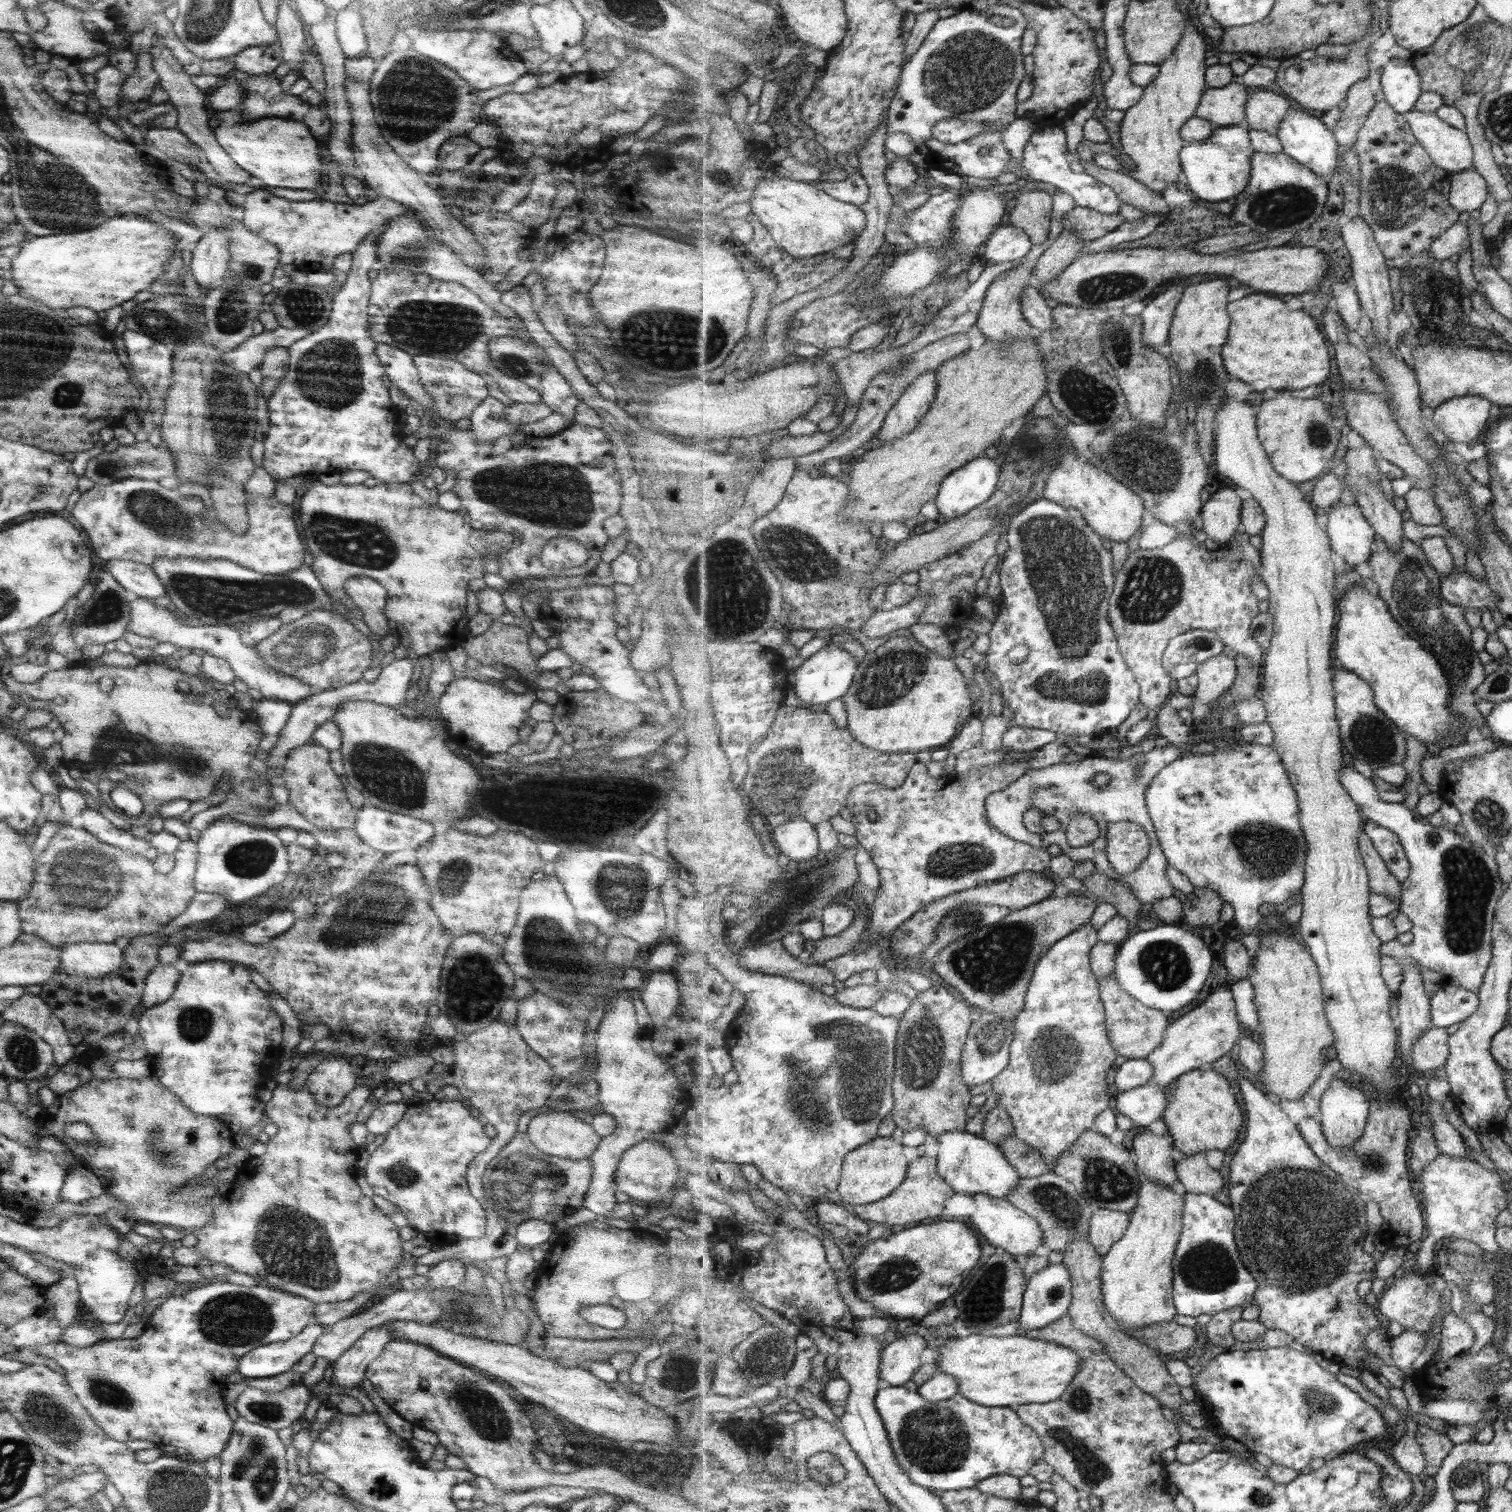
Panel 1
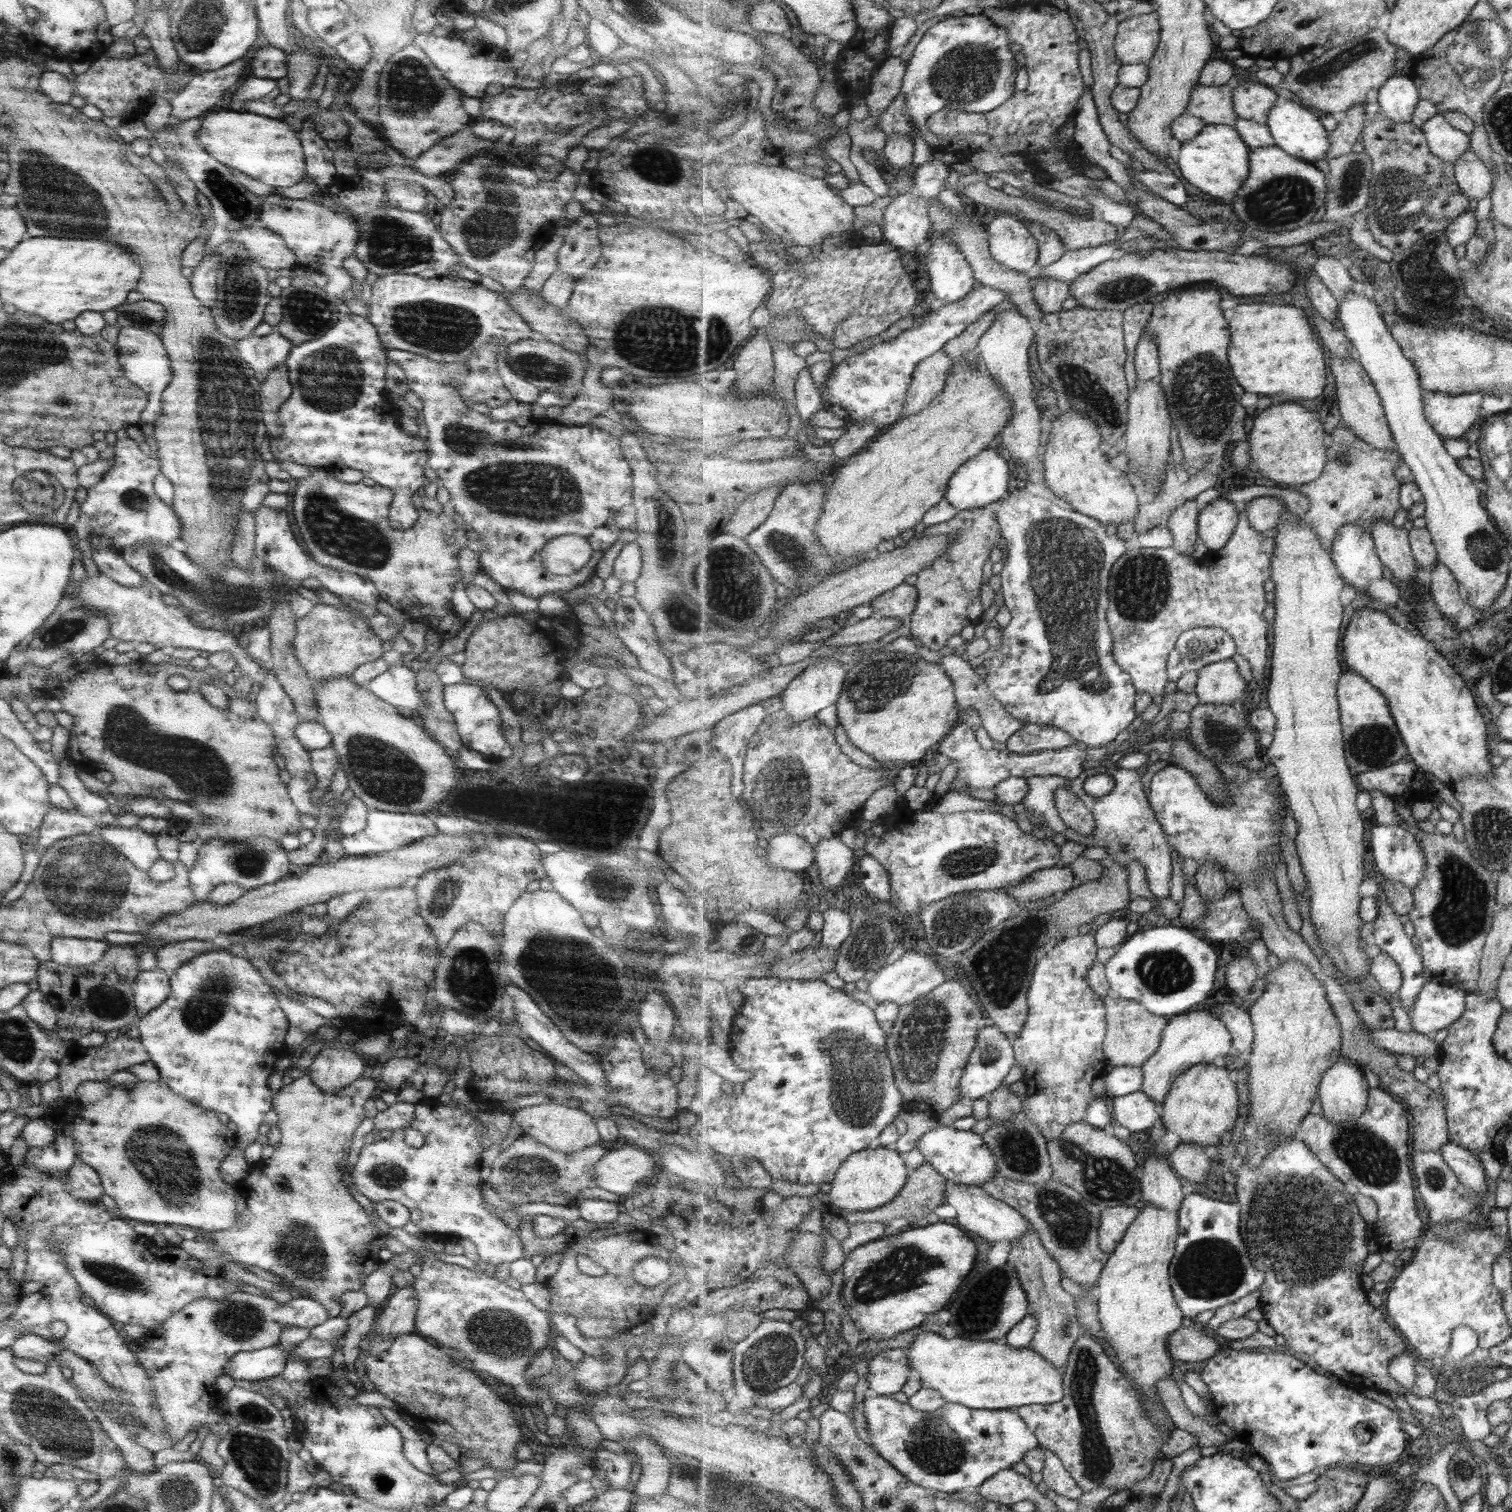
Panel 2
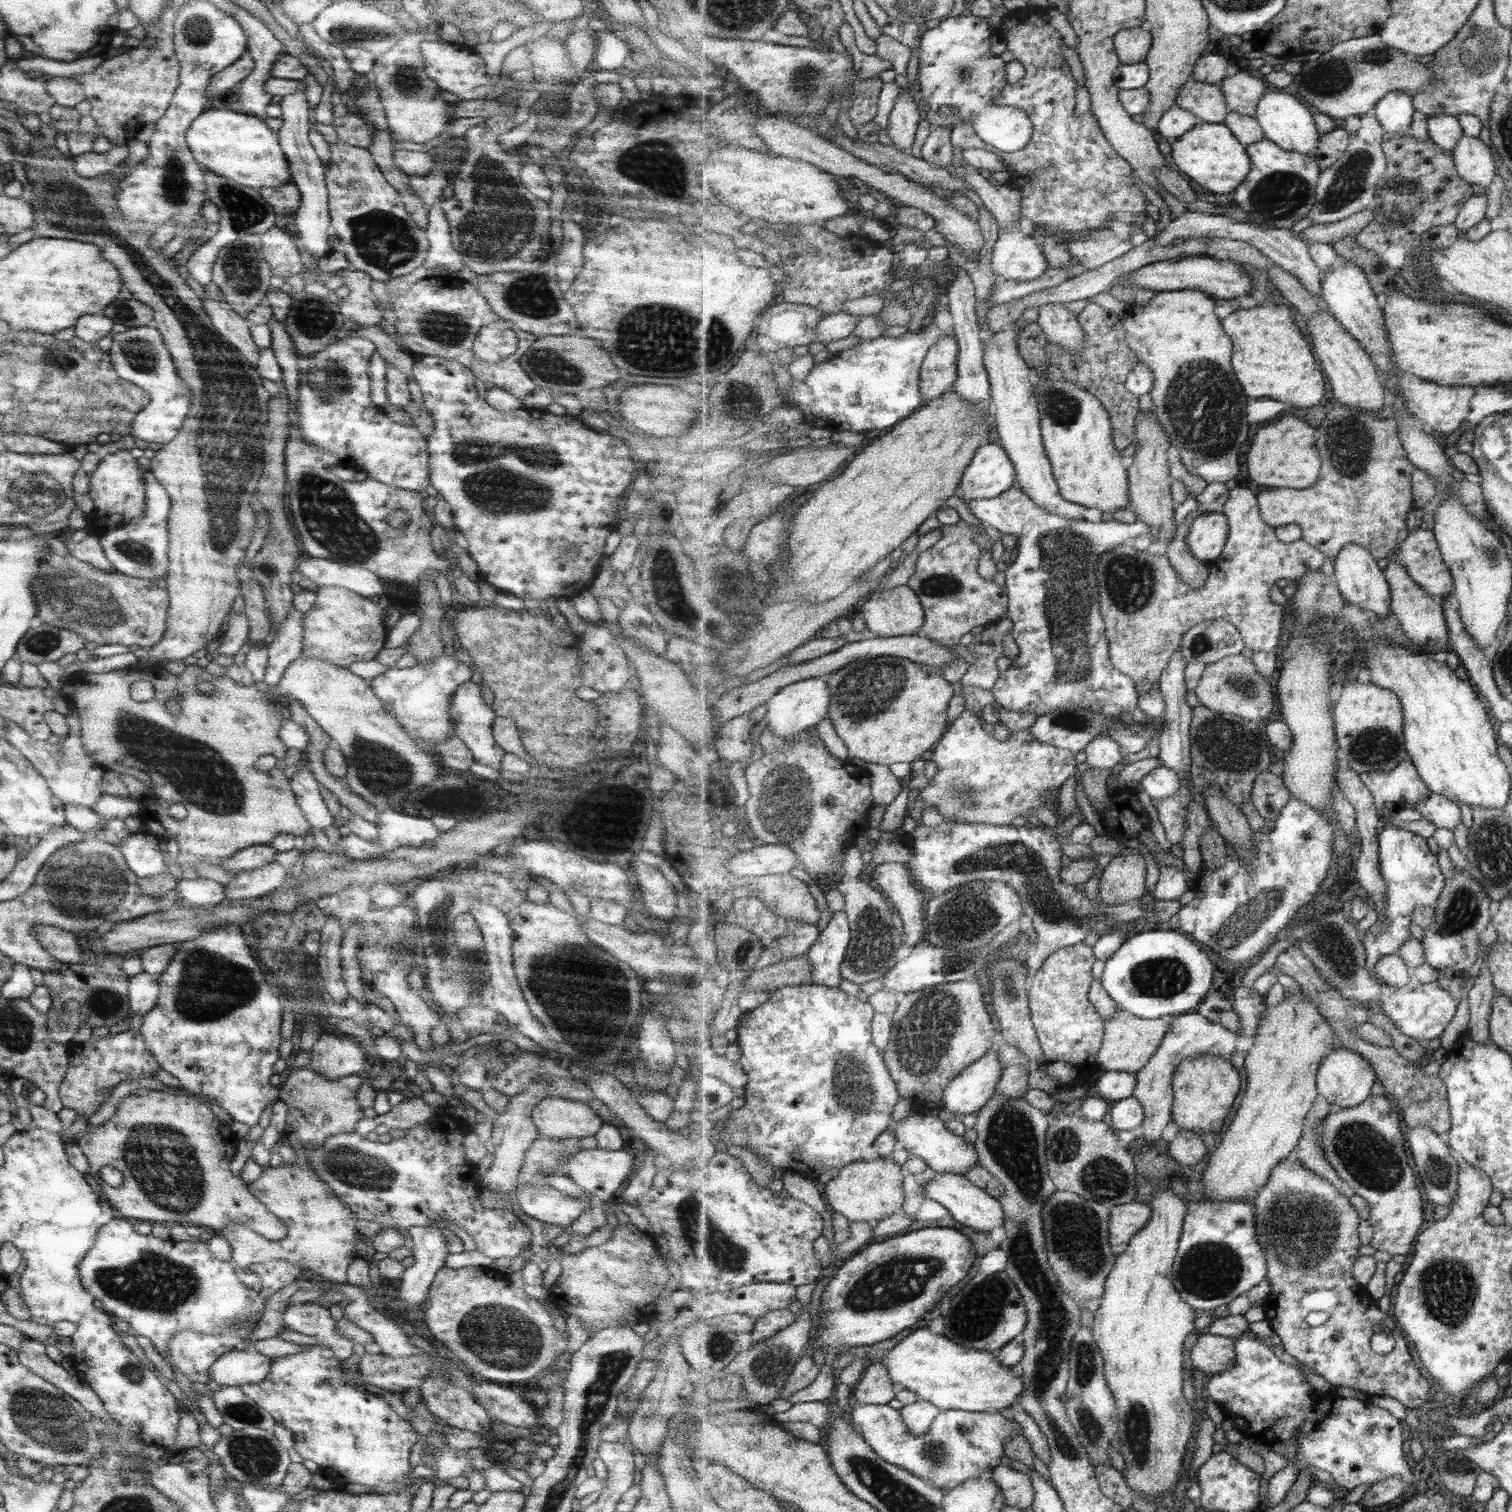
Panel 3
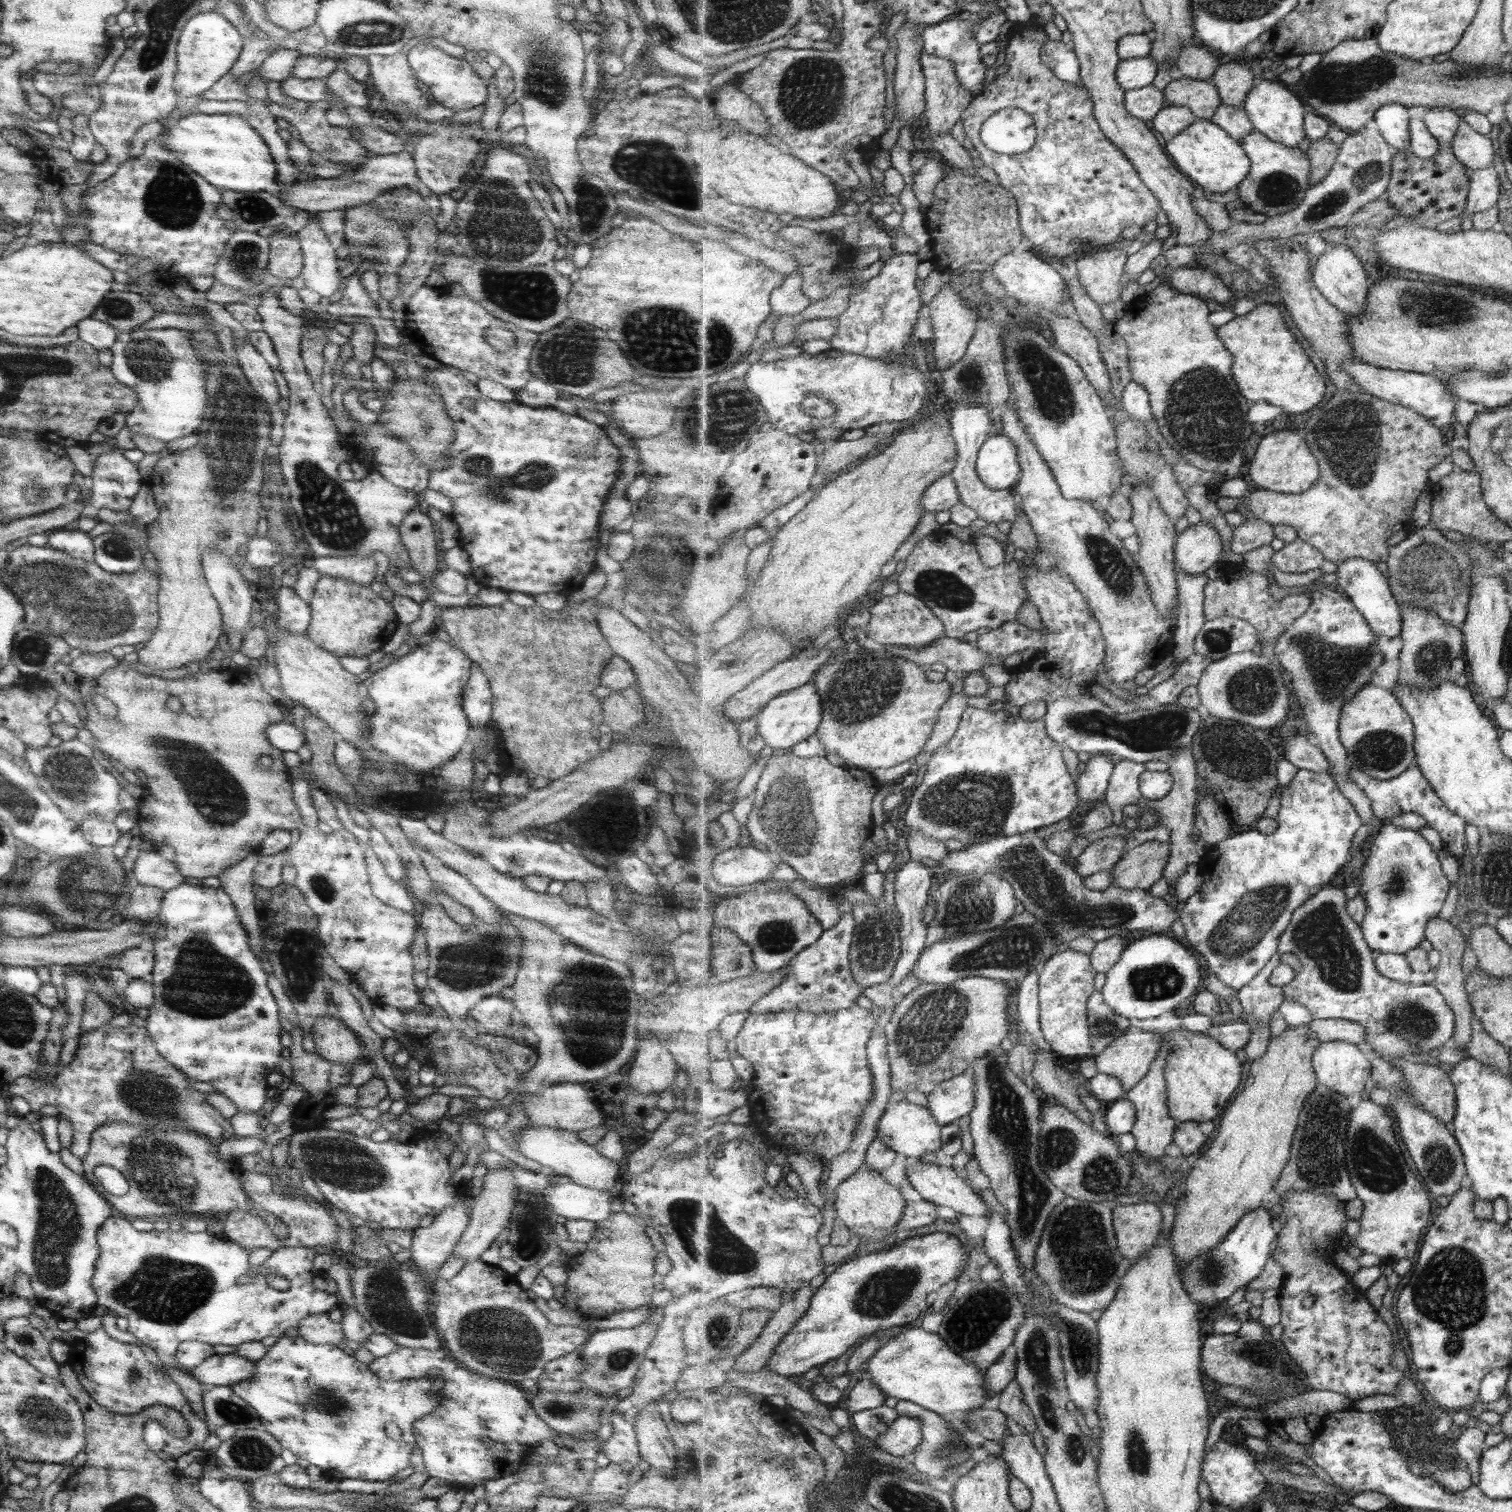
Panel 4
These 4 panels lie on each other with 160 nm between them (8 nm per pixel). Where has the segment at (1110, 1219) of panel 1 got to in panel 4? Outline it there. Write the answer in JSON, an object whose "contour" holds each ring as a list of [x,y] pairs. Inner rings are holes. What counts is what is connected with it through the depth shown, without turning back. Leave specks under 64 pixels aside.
{"contour":[[[1149,1200],[1127,1205],[1112,1205],[1115,1210],[1114,1227],[1118,1249],[1125,1258],[1135,1260],[1159,1240],[1163,1212],[1157,1204]]]}

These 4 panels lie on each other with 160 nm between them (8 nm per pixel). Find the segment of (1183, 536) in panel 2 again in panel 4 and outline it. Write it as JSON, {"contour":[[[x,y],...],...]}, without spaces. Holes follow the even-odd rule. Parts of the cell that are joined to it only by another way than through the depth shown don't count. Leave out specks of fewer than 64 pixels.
{"contour":[[[1178,568],[1179,604],[1171,652],[1178,664],[1184,664],[1196,653],[1194,646],[1197,635],[1207,622],[1204,602],[1209,581],[1207,573],[1191,574]]]}

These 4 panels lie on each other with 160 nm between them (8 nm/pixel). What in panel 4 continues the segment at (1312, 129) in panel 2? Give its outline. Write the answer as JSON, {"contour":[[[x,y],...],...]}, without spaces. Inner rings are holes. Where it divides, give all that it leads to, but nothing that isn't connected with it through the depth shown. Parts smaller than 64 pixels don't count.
{"contour":[[[1267,78],[1257,82],[1249,93],[1244,109],[1256,130],[1266,134],[1267,138],[1274,139],[1275,142],[1281,142],[1285,146],[1299,146],[1305,138],[1308,139],[1305,125],[1307,106],[1297,94],[1293,94],[1283,84],[1277,84]]]}

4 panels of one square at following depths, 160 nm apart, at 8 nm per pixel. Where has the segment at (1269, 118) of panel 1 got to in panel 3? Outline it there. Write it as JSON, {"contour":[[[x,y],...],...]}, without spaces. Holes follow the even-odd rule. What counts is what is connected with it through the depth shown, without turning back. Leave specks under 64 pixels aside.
{"contour":[[[1249,72],[1230,74],[1220,85],[1230,110],[1247,116],[1256,116],[1259,101],[1268,93],[1263,79]]]}

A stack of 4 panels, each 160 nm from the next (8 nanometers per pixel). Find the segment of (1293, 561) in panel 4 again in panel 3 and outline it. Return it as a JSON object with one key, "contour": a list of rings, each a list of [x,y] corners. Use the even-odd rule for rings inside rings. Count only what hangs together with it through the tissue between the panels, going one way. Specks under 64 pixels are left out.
{"contour":[[[1241,486],[1231,489],[1223,511],[1228,516],[1229,536],[1223,554],[1208,563],[1210,573],[1202,587],[1194,589],[1185,582],[1166,554],[1148,553],[1135,549],[1131,543],[1104,552],[1097,565],[1097,580],[1103,616],[1106,618],[1106,635],[1110,639],[1110,657],[1123,674],[1134,681],[1144,680],[1160,683],[1162,675],[1174,654],[1180,650],[1184,634],[1205,621],[1225,619],[1241,632],[1245,646],[1255,652],[1273,652],[1279,646],[1283,632],[1283,618],[1287,608],[1273,602],[1271,593],[1277,580],[1295,580],[1323,566],[1325,553],[1310,543],[1298,541],[1281,542],[1275,536],[1275,526],[1262,519],[1258,494]]]}

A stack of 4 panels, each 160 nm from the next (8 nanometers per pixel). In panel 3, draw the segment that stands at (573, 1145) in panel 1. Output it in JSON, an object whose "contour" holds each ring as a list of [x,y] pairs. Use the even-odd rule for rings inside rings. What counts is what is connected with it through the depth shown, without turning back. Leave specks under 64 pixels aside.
{"contour":[[[548,1095],[534,1106],[530,1117],[539,1137],[561,1141],[593,1136],[603,1124],[586,1104]]]}

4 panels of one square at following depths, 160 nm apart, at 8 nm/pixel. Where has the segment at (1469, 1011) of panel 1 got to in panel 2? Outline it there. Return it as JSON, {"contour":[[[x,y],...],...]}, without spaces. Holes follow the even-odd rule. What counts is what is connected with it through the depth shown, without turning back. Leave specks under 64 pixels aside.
{"contour":[[[1433,977],[1417,997],[1409,1013],[1414,1030],[1432,1036],[1447,1029],[1466,1014],[1468,992],[1448,986],[1439,977]]]}

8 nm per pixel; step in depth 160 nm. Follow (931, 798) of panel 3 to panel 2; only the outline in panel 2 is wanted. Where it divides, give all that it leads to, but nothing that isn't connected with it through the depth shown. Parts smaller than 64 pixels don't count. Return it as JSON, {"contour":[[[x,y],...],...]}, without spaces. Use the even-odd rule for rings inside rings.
{"contour":[[[961,720],[954,726],[948,737],[940,742],[938,753],[946,755],[950,762],[953,762],[957,767],[957,773],[947,792],[963,792],[963,788],[966,786],[967,788],[977,788],[979,790],[987,788],[987,790],[994,793],[999,784],[1011,777],[1028,779],[1029,777],[1060,776],[1076,779],[1084,771],[1083,762],[1085,762],[1085,756],[1087,756],[1085,751],[1077,745],[1027,754],[1010,752],[1007,749],[1003,751],[985,750],[983,746],[979,745],[979,740],[975,739],[975,730]]]}

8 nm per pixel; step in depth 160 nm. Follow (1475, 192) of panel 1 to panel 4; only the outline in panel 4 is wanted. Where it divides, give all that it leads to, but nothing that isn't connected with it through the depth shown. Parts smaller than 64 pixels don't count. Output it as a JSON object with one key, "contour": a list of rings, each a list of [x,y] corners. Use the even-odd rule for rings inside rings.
{"contour":[[[1462,116],[1461,125],[1451,147],[1470,172],[1491,168],[1495,164],[1493,140],[1475,130]]]}

